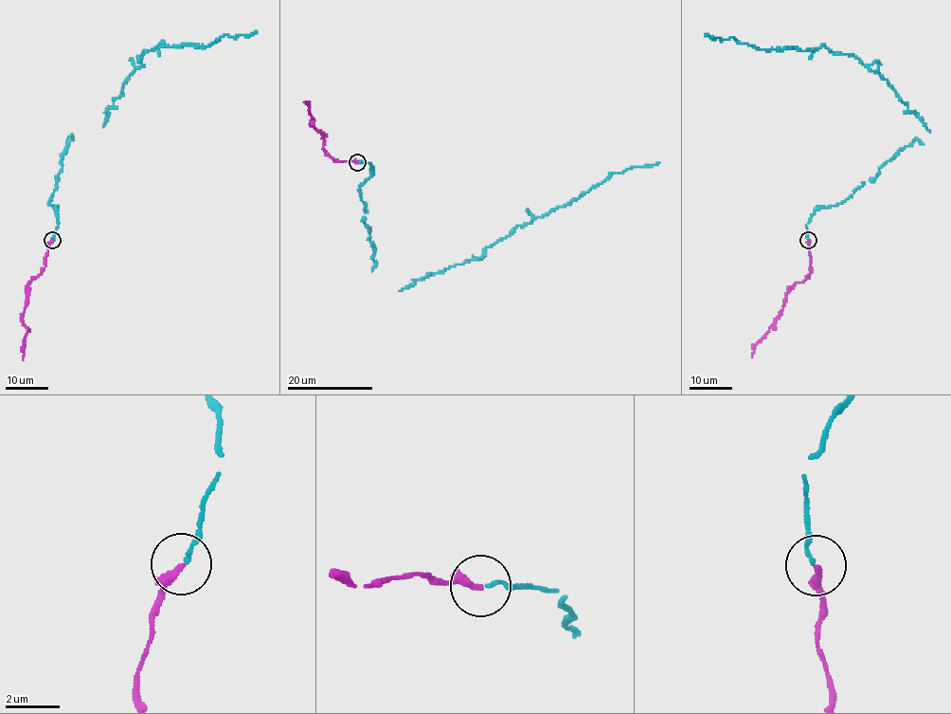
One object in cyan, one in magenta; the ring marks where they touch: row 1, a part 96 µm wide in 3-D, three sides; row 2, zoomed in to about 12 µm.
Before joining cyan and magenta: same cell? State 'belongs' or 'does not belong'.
belongs

